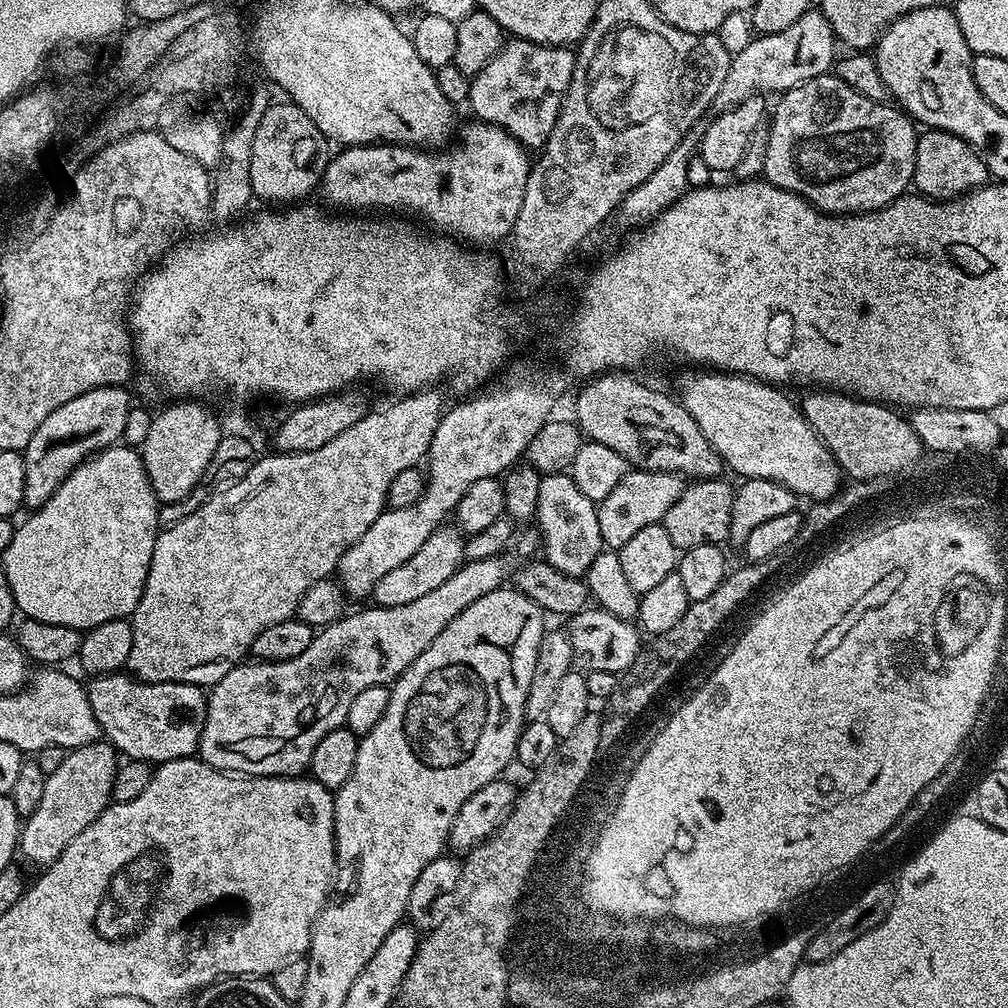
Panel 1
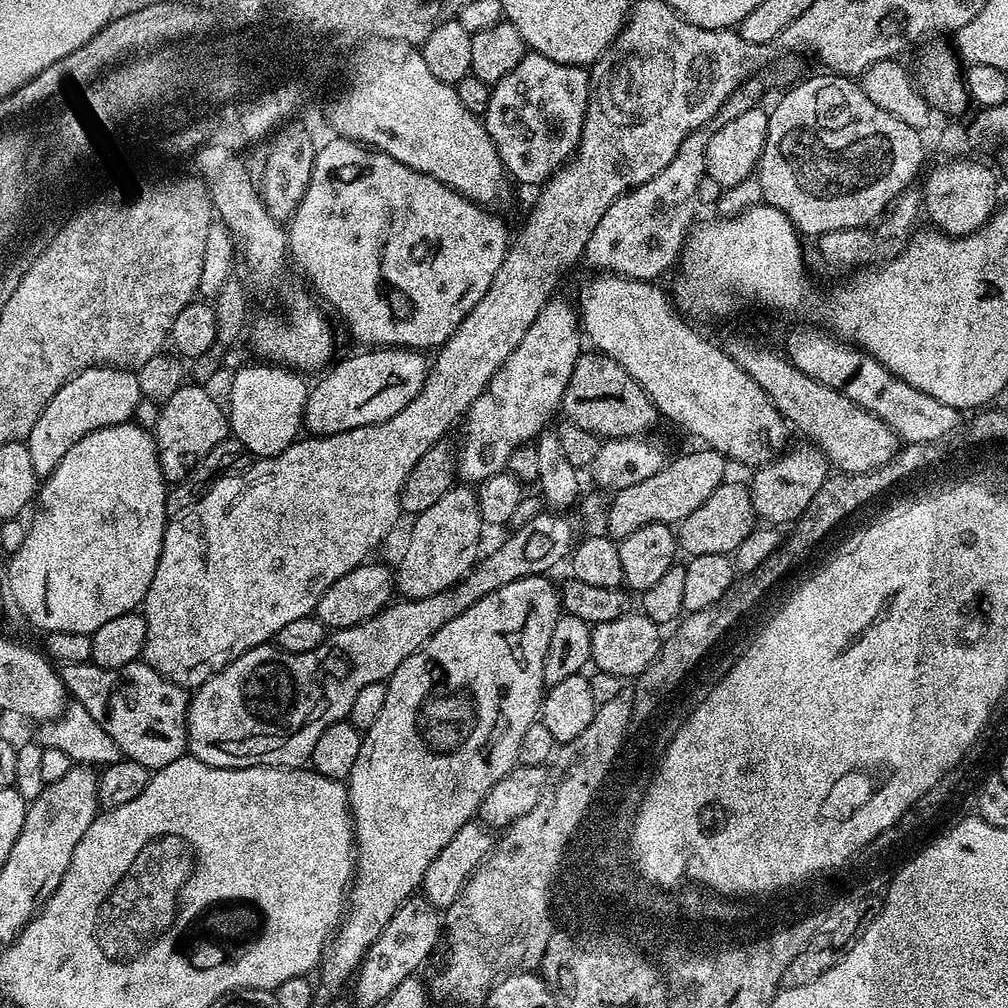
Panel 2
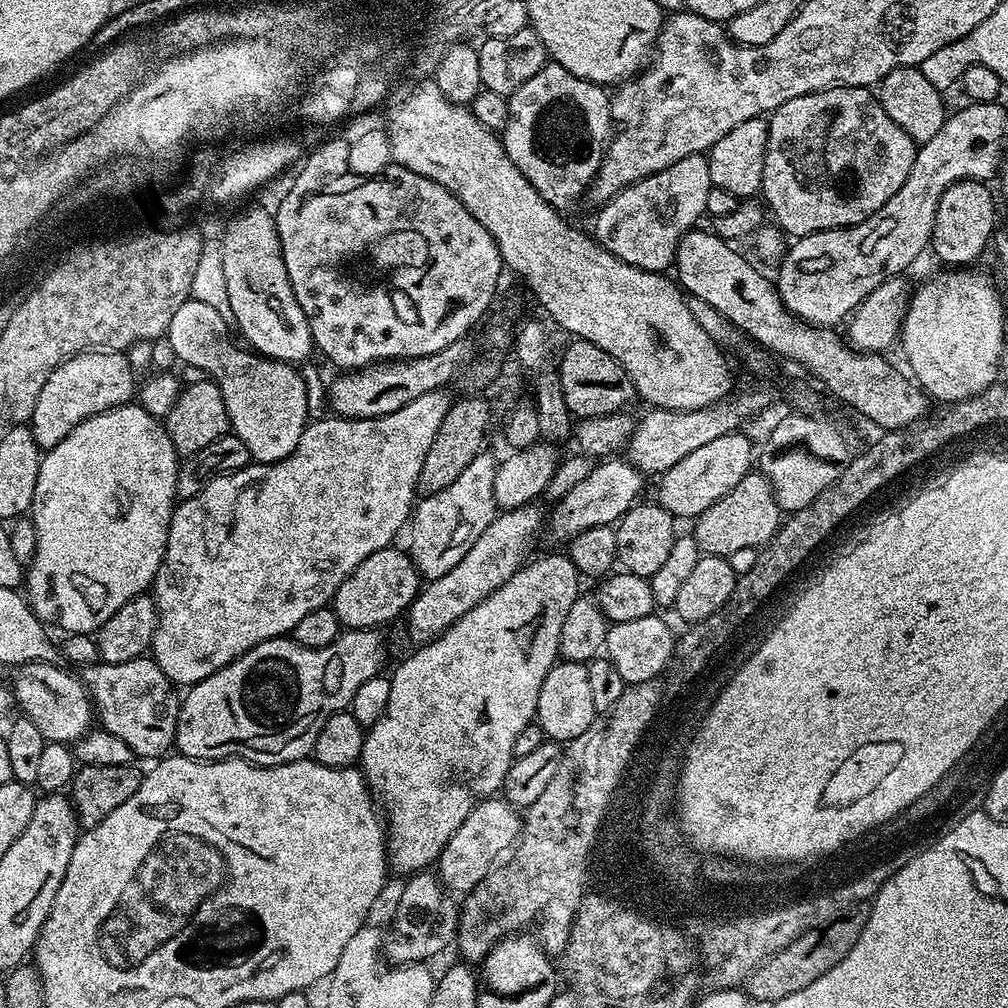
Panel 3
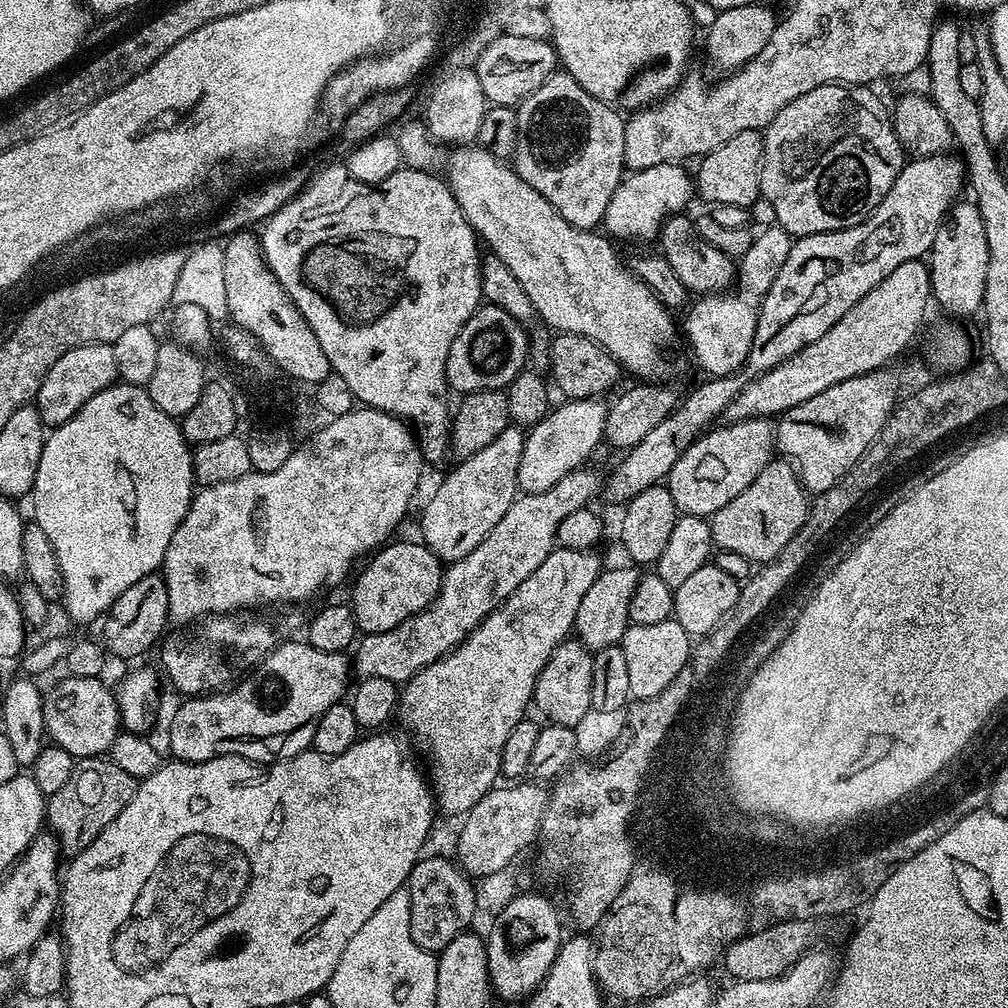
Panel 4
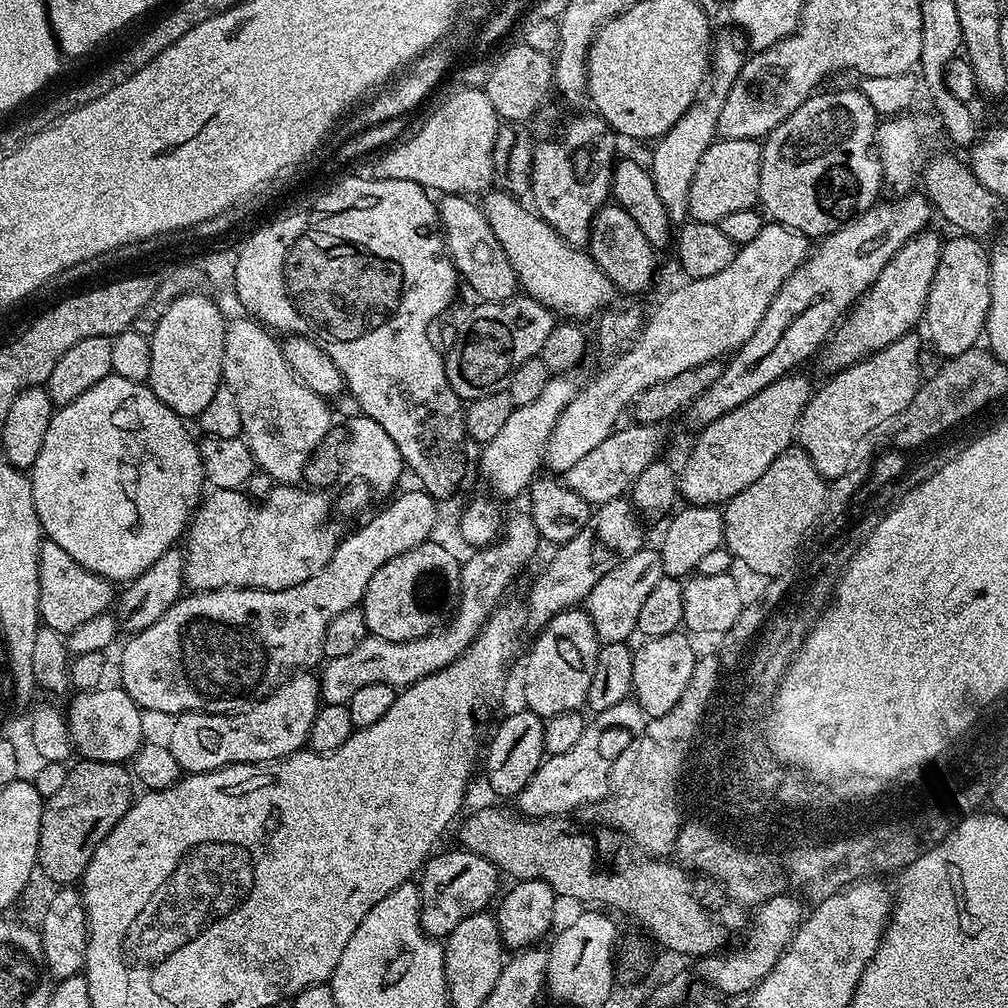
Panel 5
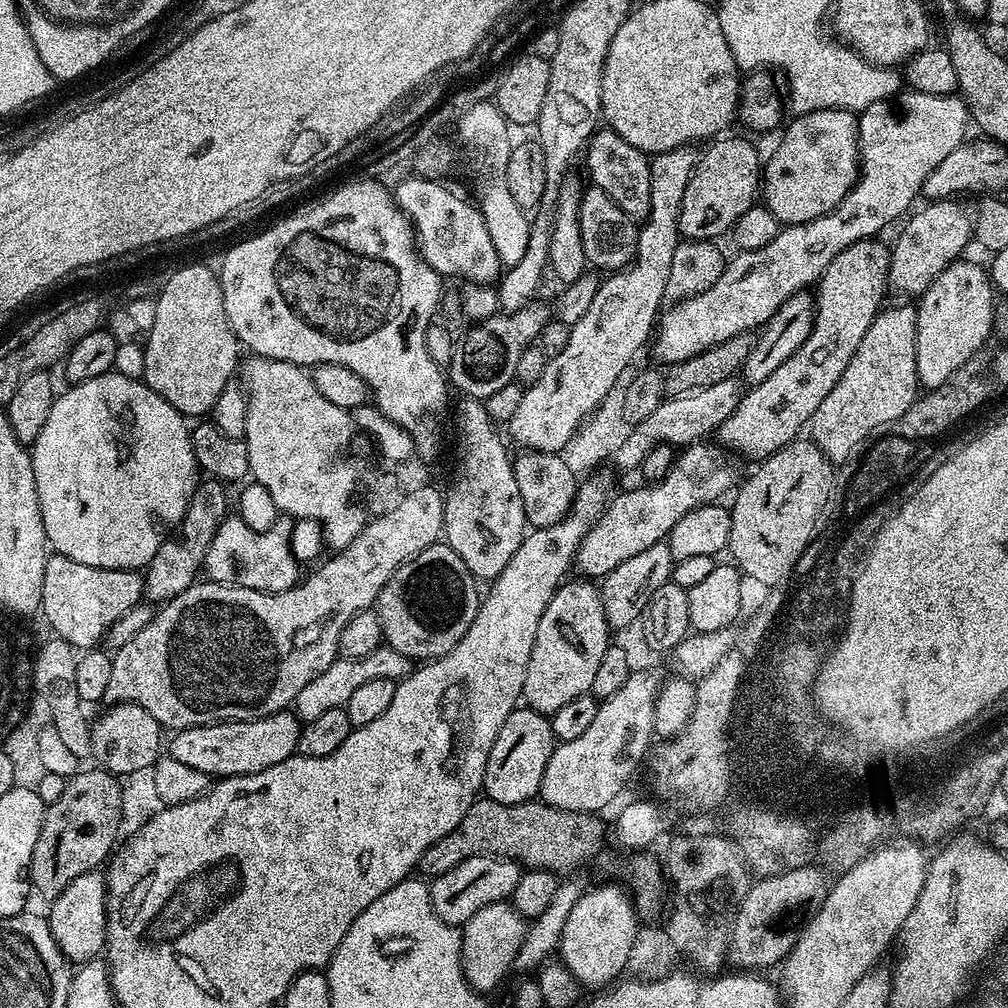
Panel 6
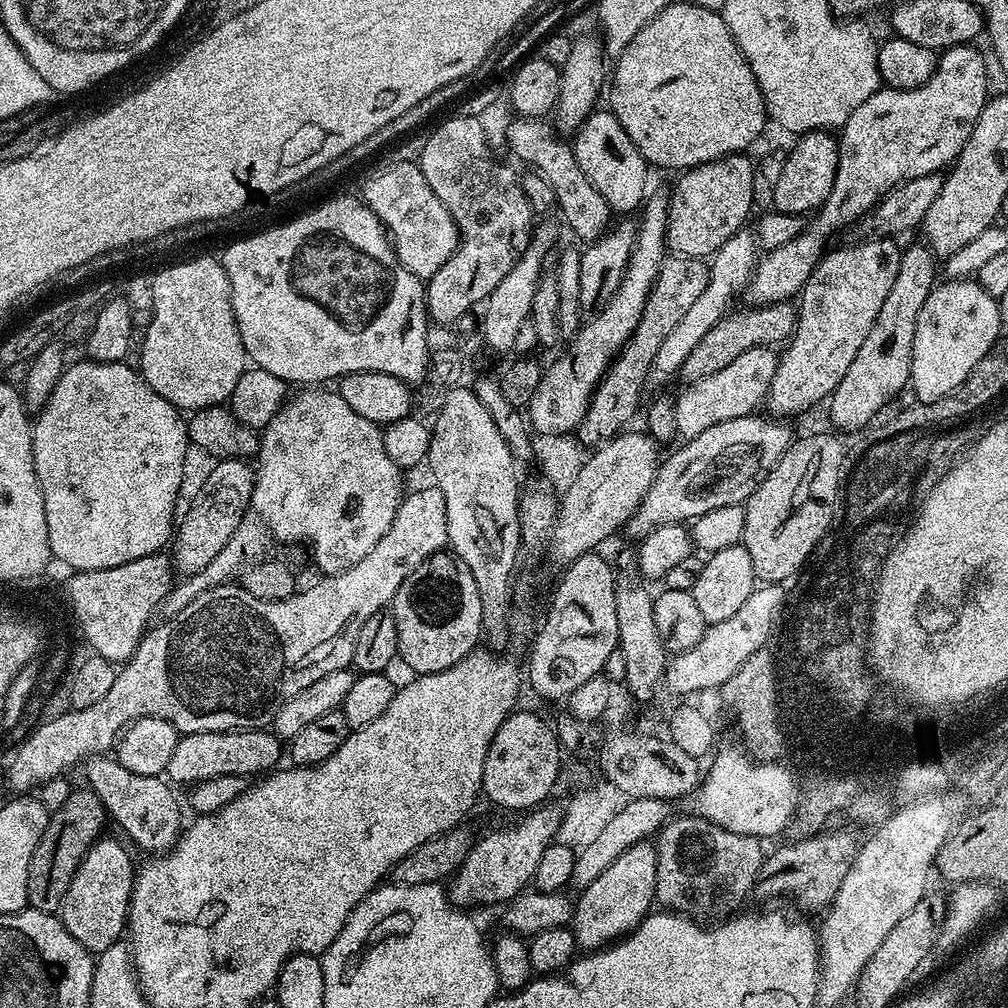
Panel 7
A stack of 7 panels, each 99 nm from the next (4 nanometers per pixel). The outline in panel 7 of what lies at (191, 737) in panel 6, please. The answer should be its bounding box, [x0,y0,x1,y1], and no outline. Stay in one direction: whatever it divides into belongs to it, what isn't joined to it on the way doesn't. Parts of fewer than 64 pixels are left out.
[166,730,282,786]

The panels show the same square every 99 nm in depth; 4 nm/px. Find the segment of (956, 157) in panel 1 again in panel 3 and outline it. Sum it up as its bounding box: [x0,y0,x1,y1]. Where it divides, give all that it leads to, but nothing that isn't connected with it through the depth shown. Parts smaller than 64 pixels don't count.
[930,180,997,266]

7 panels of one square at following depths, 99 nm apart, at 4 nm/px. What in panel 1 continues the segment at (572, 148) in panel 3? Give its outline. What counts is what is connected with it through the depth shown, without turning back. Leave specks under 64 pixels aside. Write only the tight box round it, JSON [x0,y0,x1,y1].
[467,38,576,150]

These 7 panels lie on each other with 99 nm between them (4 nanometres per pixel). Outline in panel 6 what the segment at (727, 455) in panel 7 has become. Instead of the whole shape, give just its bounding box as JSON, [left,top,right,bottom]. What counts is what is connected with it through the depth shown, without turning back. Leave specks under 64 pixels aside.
[574,442,737,577]

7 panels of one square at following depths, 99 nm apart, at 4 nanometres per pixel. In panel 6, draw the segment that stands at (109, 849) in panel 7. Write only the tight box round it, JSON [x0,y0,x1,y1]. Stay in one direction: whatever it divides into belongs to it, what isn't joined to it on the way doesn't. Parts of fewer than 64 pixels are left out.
[46,871,108,966]

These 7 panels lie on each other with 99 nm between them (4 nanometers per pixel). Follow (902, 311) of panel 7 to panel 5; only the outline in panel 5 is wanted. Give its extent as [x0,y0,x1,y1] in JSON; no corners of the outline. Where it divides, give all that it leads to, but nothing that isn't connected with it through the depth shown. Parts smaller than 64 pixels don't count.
[794,331,922,481]

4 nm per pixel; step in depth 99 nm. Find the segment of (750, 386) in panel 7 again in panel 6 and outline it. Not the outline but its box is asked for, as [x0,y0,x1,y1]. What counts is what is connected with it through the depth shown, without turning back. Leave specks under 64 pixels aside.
[614,378,742,469]

